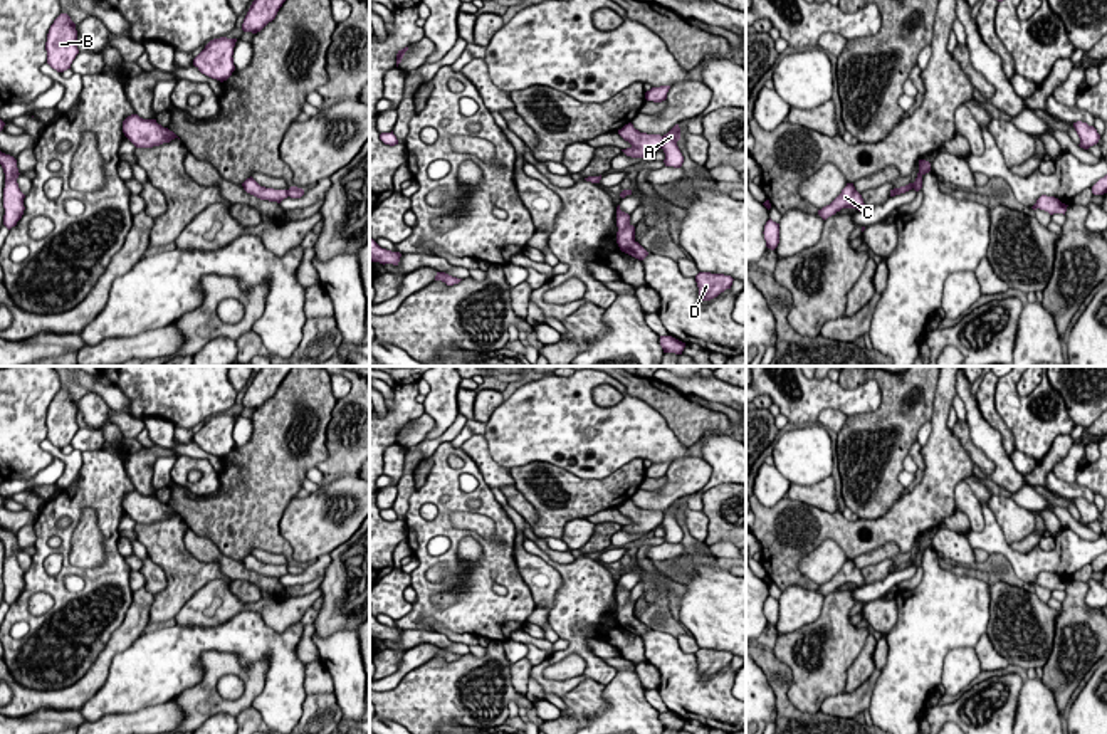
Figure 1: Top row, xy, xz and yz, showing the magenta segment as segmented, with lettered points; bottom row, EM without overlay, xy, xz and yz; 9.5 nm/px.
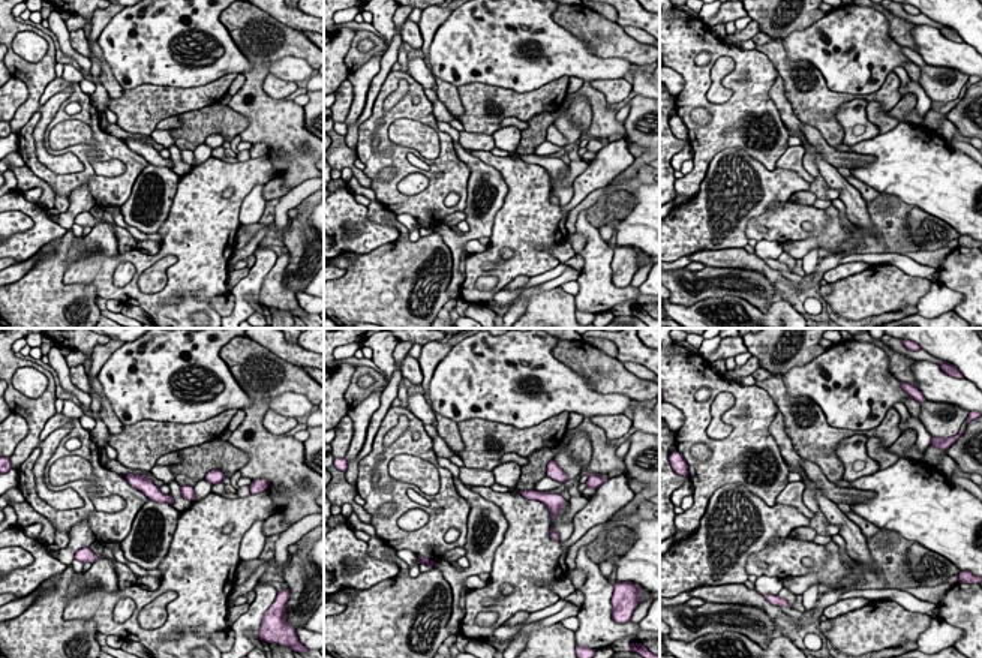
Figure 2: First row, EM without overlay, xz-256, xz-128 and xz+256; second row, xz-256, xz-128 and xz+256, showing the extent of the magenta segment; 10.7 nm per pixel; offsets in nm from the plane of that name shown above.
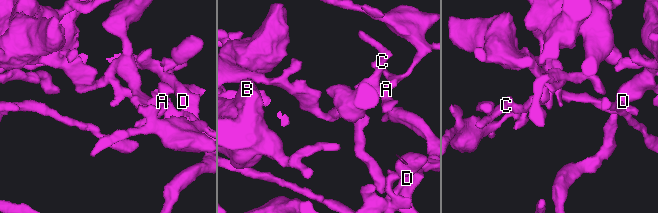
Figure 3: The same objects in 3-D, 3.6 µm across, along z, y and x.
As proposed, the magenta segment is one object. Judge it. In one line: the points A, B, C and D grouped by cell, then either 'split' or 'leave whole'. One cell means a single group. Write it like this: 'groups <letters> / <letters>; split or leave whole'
groups A / B C D; split

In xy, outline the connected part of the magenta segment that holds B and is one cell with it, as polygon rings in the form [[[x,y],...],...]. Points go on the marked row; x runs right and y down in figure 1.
[[[60,13],[49,29],[47,64],[57,72],[71,69],[72,60],[79,54],[76,24],[67,13]]]

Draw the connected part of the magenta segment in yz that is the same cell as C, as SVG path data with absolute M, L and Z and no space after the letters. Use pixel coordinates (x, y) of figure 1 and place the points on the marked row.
M847 183L842 193L826 207L818 210L818 215L826 220L842 208L857 208L858 212L865 210L862 195L855 190L853 183Z

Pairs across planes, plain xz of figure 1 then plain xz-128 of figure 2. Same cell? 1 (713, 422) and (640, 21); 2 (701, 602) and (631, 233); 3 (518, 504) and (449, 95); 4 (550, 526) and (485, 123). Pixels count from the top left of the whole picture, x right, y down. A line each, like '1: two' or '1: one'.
1: two
2: one
3: one
4: one

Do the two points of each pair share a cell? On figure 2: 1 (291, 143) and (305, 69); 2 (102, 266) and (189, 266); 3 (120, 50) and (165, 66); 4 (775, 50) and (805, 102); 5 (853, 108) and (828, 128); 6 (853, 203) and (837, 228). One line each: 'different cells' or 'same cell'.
1: different cells
2: same cell
3: same cell
4: same cell
5: different cells
6: different cells

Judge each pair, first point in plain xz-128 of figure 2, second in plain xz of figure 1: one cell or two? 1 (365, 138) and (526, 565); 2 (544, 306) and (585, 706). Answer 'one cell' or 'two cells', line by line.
1: two cells
2: two cells

